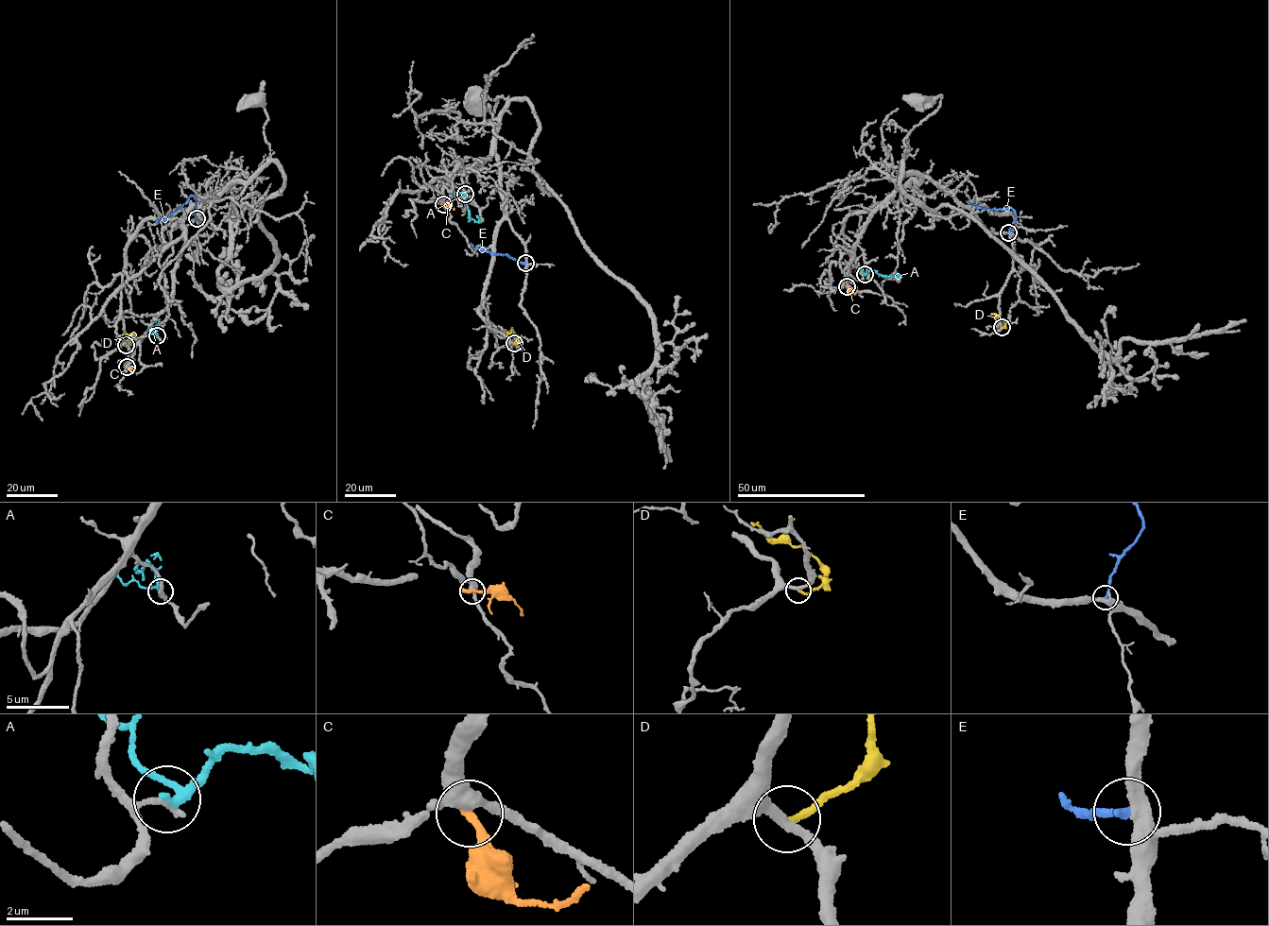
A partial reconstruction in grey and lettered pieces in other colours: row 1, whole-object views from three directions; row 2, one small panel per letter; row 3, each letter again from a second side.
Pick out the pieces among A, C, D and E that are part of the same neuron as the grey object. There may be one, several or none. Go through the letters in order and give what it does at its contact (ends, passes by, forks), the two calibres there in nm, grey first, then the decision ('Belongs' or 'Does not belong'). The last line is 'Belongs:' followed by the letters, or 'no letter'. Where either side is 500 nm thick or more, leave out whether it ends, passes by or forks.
A: It passes by. Thickness 190 nm (grey) against 220 nm. Does not belong
C: It ends there. Thickness 360 nm (grey) against 380 nm. Does not belong
D: It ends there. Thickness 280 nm (grey) against 200 nm. Does not belong
E: It ends there. Thickness 460 nm (grey) against 240 nm. Does not belong
Belongs: no letter

